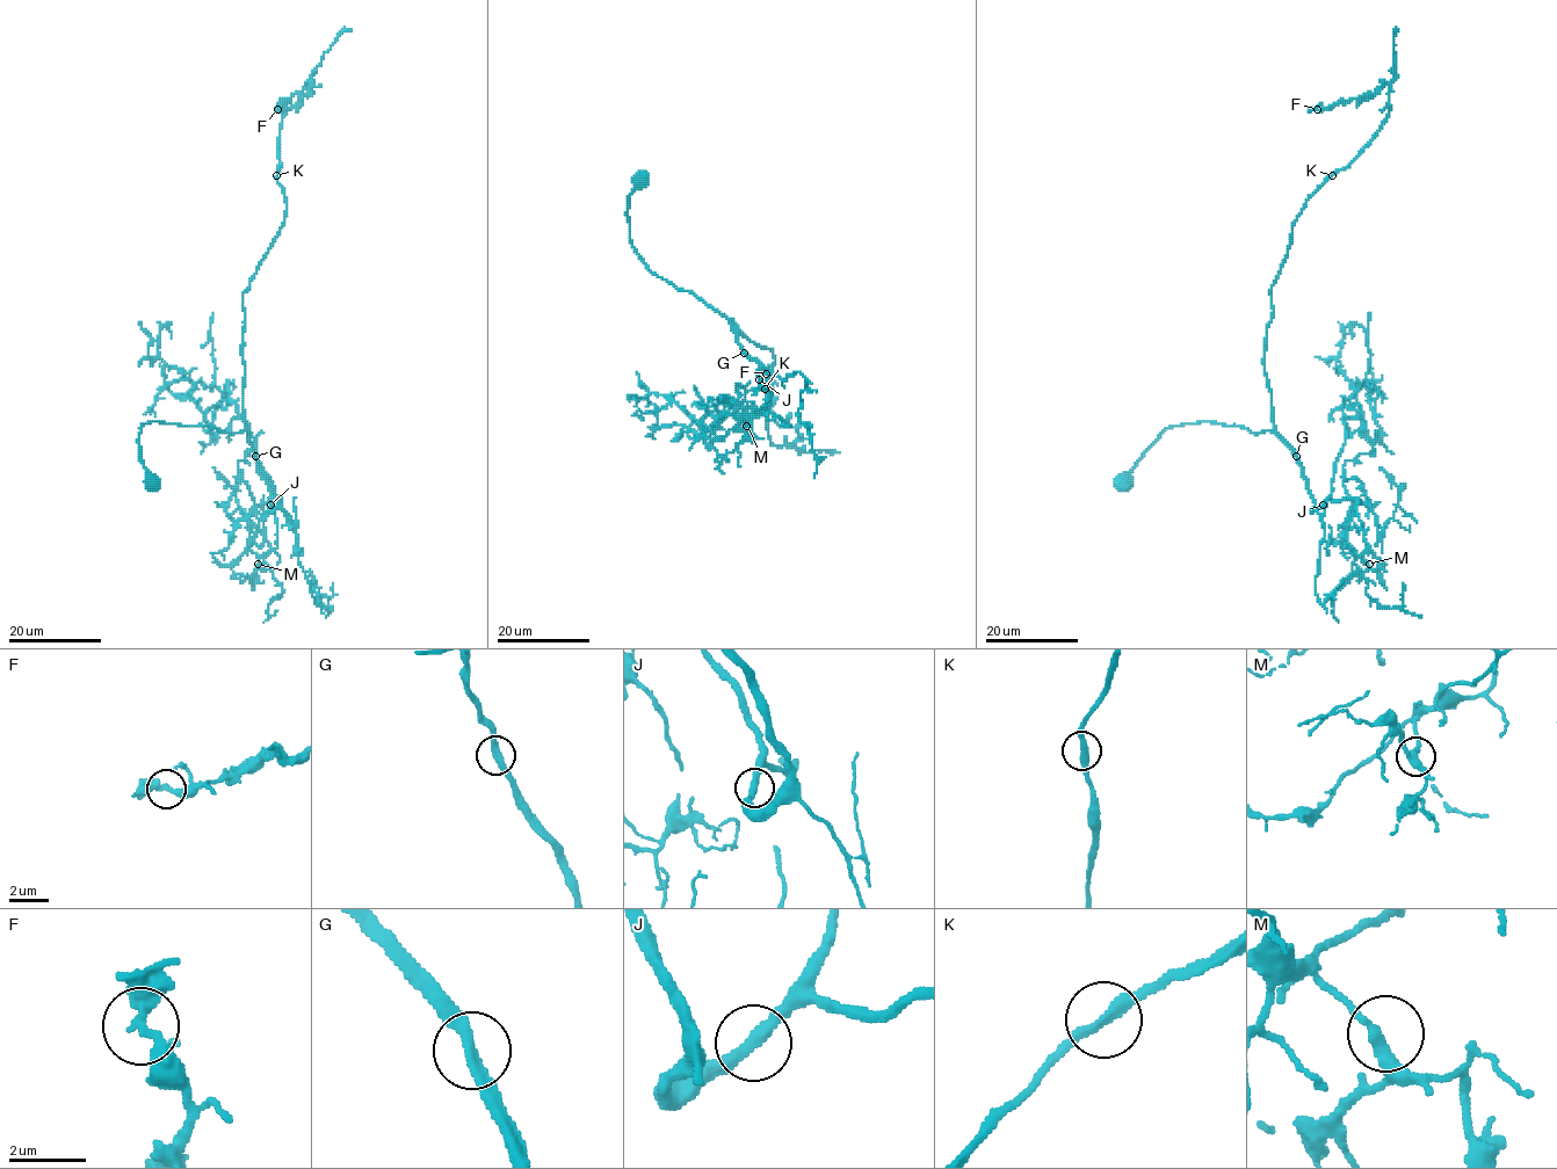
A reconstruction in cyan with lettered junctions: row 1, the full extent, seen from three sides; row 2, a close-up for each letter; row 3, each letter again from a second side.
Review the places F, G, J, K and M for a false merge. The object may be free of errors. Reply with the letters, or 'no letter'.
no letter

